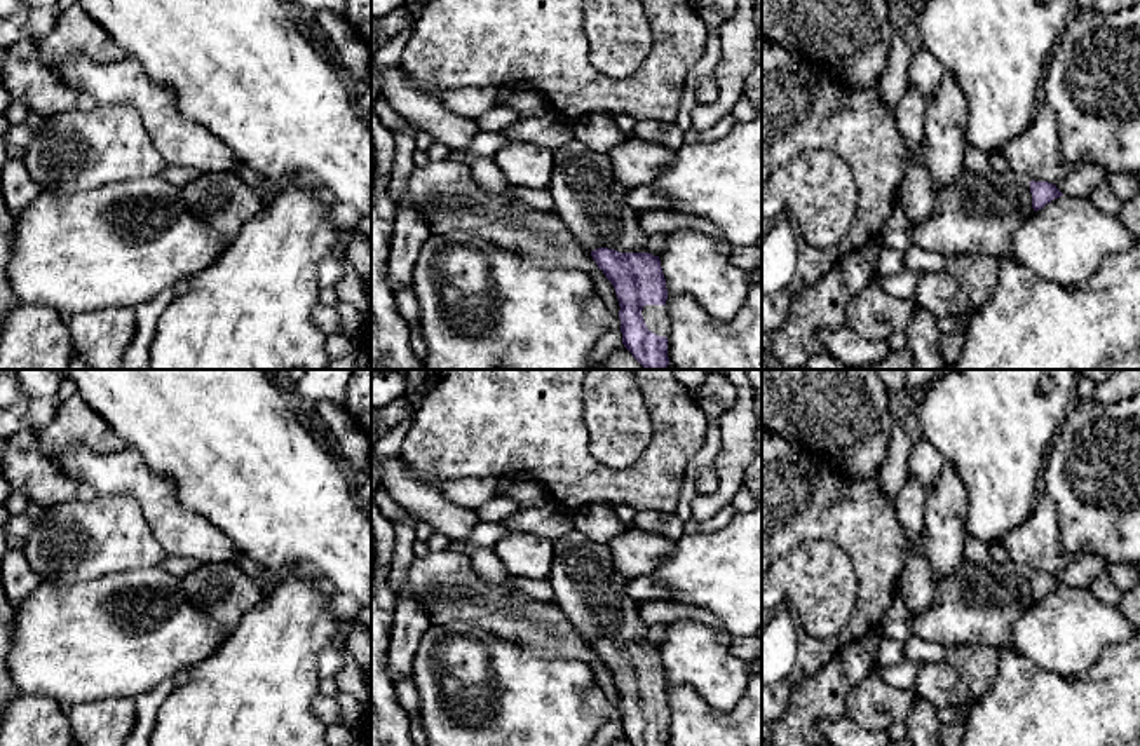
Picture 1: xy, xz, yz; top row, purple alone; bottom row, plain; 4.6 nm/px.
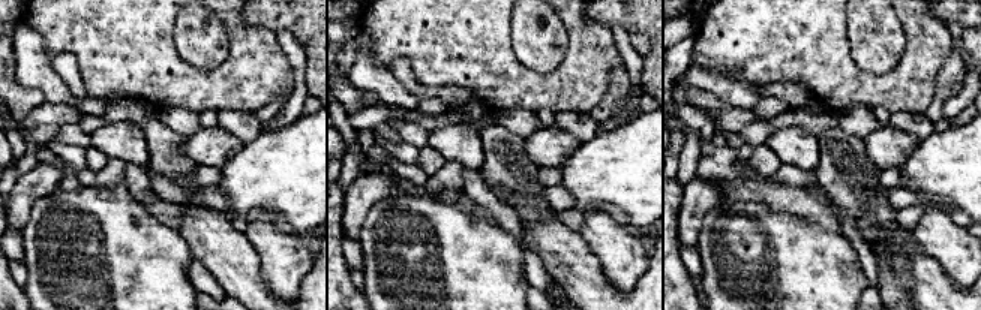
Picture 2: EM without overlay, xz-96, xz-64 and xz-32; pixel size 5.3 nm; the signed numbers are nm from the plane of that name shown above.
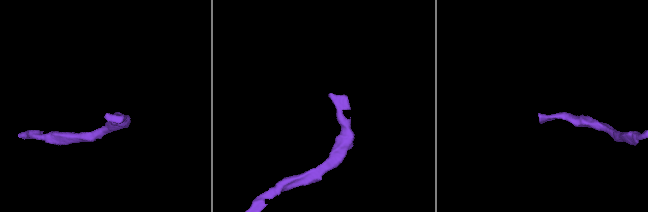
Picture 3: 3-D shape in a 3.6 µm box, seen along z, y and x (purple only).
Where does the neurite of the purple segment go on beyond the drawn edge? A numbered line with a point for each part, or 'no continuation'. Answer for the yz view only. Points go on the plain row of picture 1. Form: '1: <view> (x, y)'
1: yz (980, 603)

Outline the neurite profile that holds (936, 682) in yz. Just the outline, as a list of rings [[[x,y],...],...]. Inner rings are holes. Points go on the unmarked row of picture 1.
[[[947,661],[922,662],[913,690],[936,708],[959,709],[973,699],[967,685]]]

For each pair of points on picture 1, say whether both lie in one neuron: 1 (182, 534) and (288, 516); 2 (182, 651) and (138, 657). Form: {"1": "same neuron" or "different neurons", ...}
{"1": "different neurons", "2": "same neuron"}

